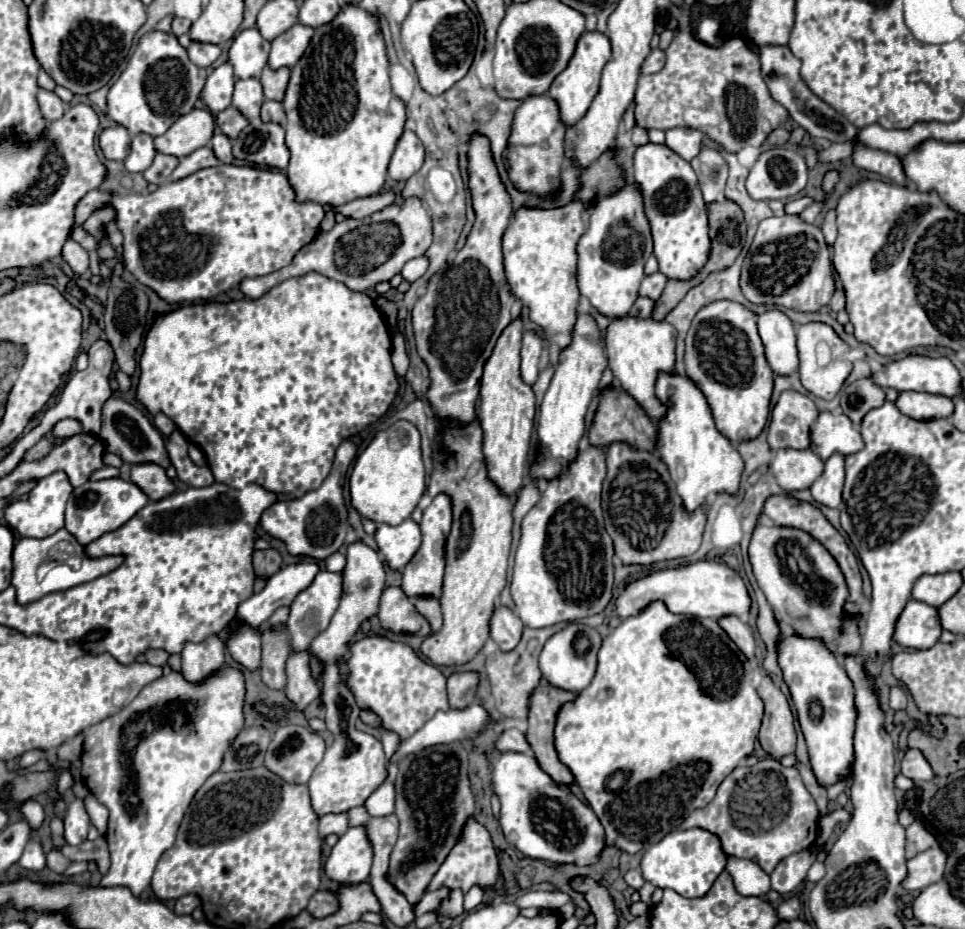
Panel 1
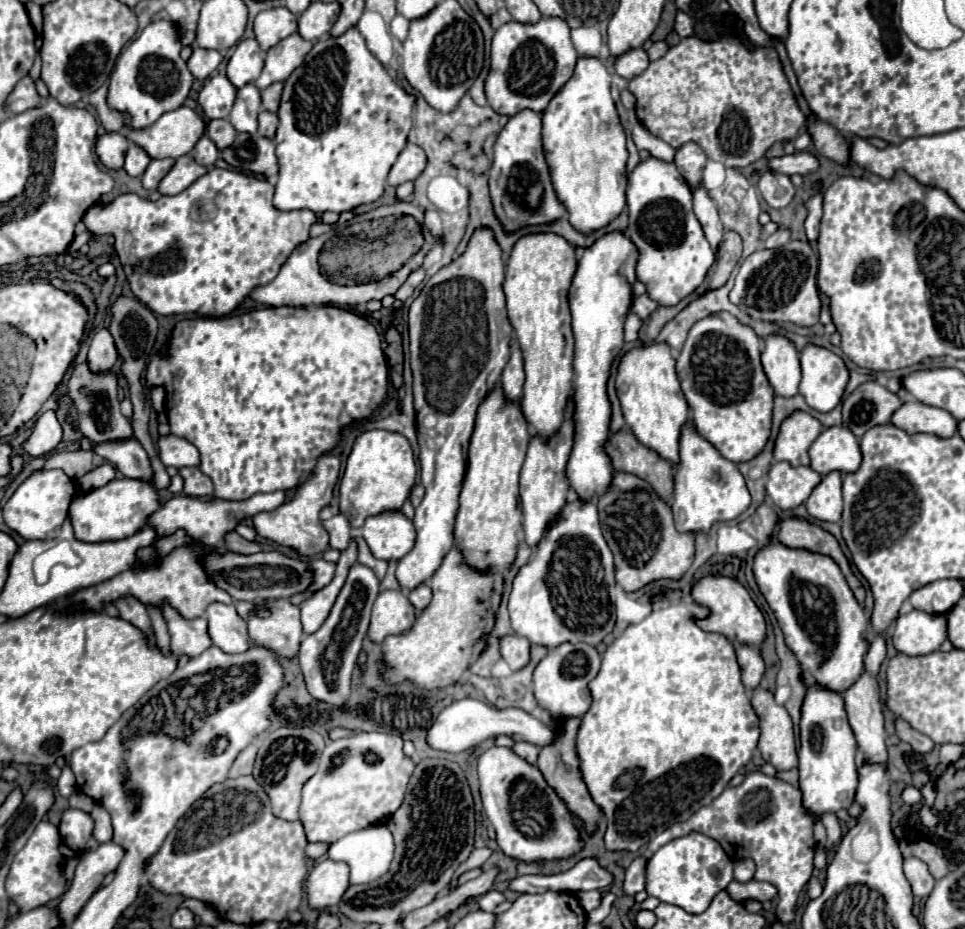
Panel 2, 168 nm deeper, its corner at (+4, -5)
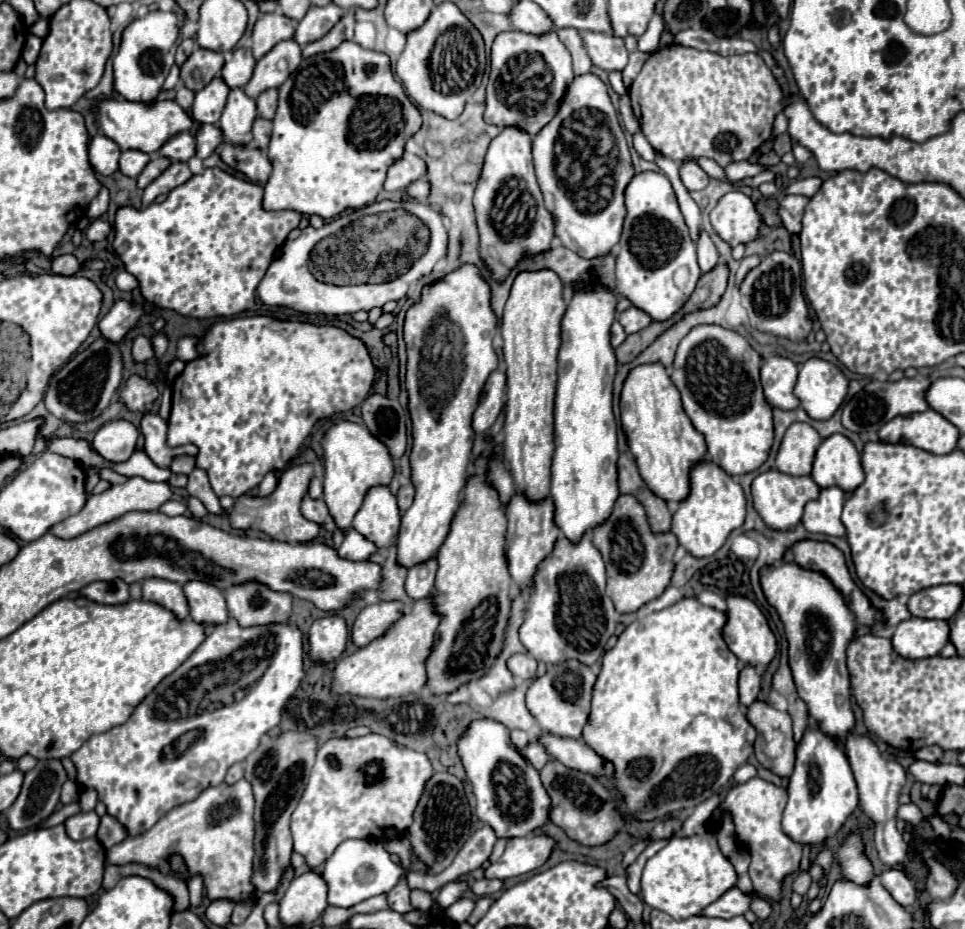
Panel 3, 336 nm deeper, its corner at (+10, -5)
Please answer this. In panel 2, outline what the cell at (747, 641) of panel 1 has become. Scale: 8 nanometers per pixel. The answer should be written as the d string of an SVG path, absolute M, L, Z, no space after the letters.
M737 645L735 653L737 653L741 673L743 673L743 685L751 691L759 685L765 671L761 653L755 649L755 645Z

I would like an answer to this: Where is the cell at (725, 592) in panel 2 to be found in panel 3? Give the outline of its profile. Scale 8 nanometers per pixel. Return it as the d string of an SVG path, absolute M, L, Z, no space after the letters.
M731 595L727 597L727 625L723 629L723 637L725 637L725 643L727 647L735 653L735 657L745 663L745 665L751 665L751 667L761 667L761 669L767 669L769 663L773 661L775 653L777 653L777 639L773 635L773 631L769 629L769 623L765 619L765 615L761 613L761 609L745 599L745 597L739 597L739 595Z

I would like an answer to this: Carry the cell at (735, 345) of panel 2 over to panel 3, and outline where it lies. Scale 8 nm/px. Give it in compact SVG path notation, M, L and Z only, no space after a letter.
M699 325L681 341L671 381L681 393L683 409L693 427L705 435L709 459L729 475L759 469L773 445L771 407L765 403L759 381L761 357L735 331L719 325Z

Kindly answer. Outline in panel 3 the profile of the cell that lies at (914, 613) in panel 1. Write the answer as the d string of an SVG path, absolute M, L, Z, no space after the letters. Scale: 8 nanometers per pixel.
M911 617L897 625L893 647L905 659L935 657L949 643L949 623L937 619Z

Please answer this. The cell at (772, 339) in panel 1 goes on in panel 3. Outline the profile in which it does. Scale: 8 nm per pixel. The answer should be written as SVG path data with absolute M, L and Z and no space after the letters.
M773 355L767 357L761 367L761 385L765 399L771 407L793 411L799 407L799 399L793 395L797 381L797 365L791 359Z

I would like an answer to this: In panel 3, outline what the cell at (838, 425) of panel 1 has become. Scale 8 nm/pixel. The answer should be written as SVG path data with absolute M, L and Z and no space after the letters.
M845 435L827 437L817 449L811 477L821 489L837 485L845 493L853 493L865 479L859 451Z

